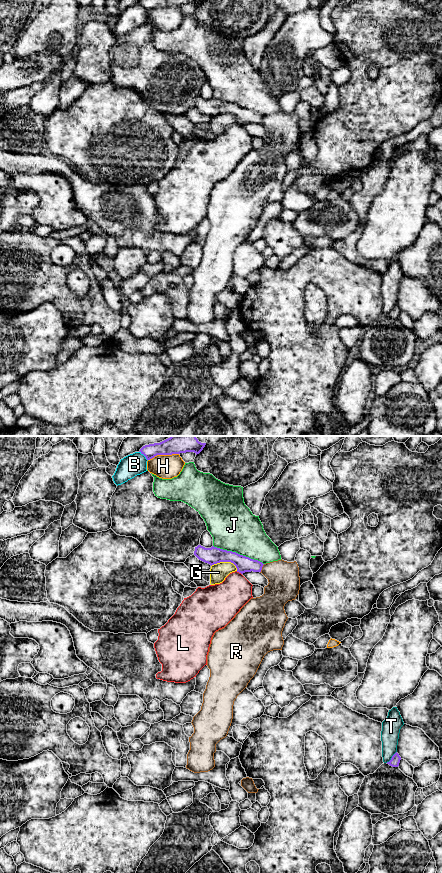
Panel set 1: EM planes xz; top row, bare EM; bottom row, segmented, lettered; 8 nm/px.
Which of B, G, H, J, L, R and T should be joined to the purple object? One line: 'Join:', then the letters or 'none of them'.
Join: none of them

